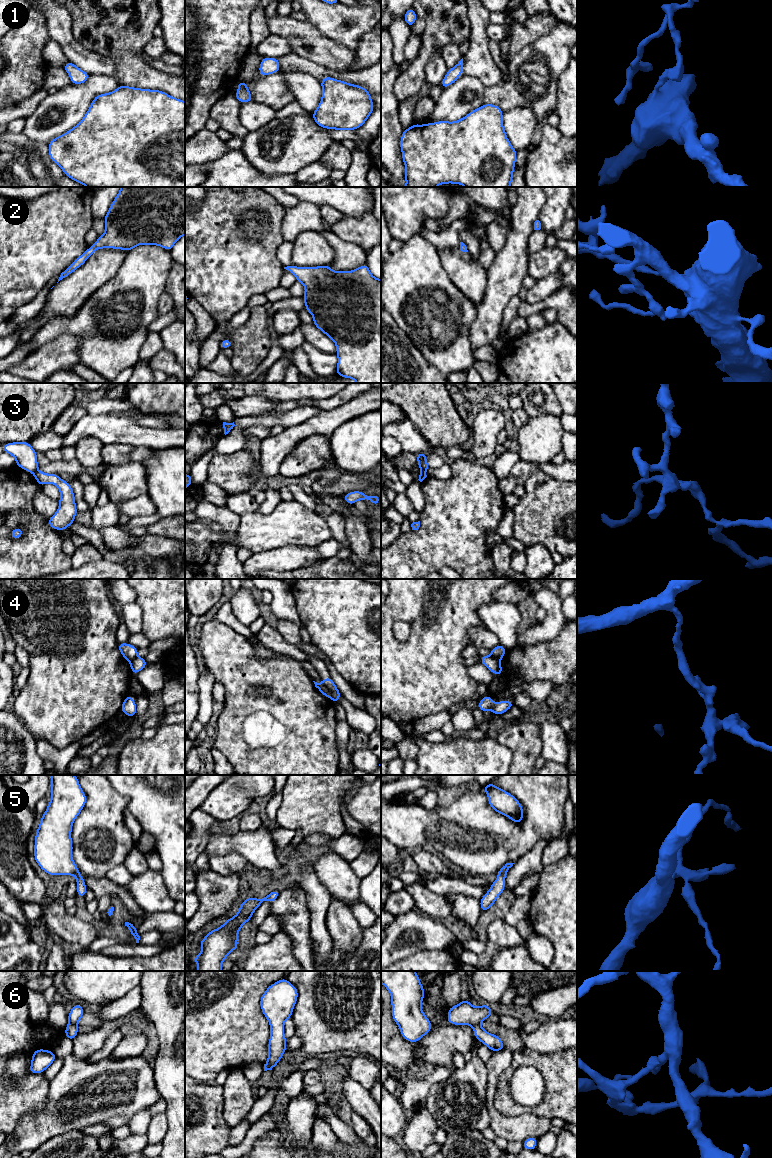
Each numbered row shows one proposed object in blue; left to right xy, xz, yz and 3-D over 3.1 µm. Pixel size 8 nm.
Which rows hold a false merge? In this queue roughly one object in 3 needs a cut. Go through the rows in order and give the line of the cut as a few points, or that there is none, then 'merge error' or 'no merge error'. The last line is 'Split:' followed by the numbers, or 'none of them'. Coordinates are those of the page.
1: cut none; no merge error
2: cut none; no merge error
3: cut xy (37, 470), (33, 473); merge error
4: cut xz (322, 682), (329, 690), (332, 698); merge error
5: cut none; no merge error
6: cut xy (69, 1022), (76, 1026); merge error
Split: 3, 4, 6

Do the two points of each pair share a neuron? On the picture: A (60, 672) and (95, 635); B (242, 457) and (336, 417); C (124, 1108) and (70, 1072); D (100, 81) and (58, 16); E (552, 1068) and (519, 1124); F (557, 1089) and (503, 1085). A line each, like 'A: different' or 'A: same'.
A: same
B: different
C: same
D: different
E: different
F: same

